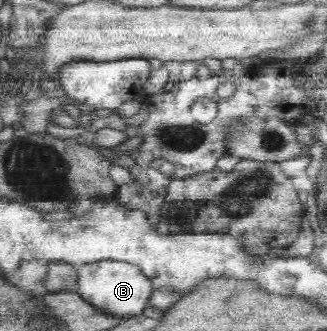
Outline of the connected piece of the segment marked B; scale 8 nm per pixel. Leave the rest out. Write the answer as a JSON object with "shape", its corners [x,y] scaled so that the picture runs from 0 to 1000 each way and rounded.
{"shape":[[[336,782],[275,789],[275,795],[242,801],[235,822],[239,864],[229,879],[281,921],[349,952],[434,949],[440,934],[456,924],[465,888],[477,873],[431,807],[382,789]]]}

